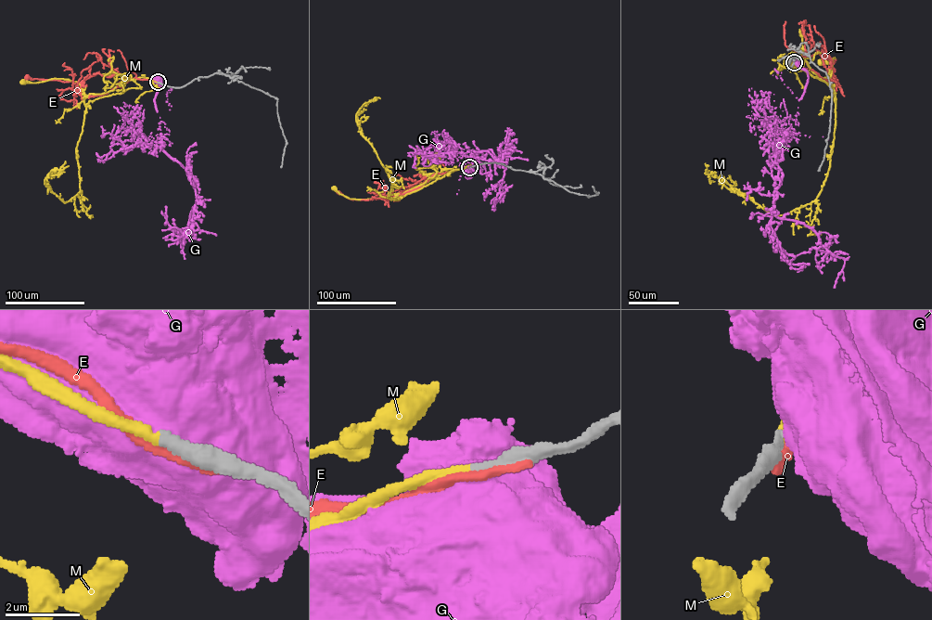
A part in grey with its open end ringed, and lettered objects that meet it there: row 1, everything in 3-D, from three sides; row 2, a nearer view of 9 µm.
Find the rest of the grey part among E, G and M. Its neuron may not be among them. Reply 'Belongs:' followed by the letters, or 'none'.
Belongs: M

